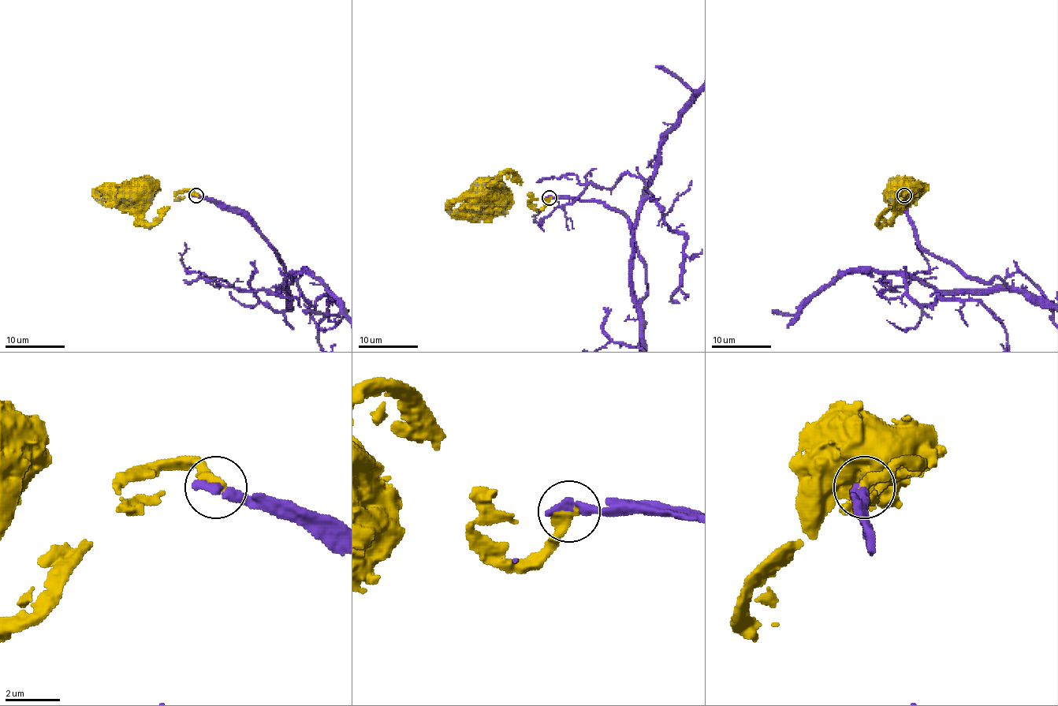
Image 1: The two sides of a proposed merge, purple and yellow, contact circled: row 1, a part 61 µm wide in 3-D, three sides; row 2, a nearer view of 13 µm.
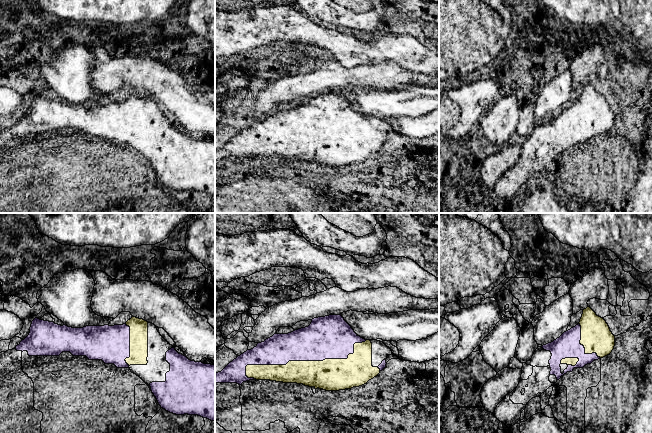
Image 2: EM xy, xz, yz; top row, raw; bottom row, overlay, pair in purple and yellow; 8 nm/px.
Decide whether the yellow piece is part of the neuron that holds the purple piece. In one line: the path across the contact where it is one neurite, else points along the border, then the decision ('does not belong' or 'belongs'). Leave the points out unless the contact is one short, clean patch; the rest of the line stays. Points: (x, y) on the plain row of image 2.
belongs

